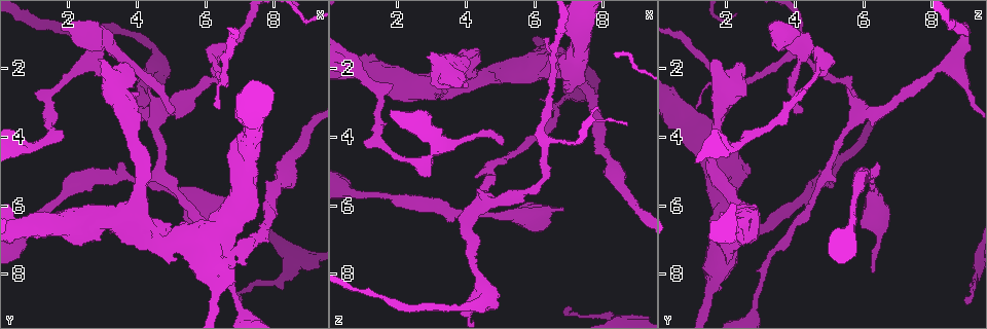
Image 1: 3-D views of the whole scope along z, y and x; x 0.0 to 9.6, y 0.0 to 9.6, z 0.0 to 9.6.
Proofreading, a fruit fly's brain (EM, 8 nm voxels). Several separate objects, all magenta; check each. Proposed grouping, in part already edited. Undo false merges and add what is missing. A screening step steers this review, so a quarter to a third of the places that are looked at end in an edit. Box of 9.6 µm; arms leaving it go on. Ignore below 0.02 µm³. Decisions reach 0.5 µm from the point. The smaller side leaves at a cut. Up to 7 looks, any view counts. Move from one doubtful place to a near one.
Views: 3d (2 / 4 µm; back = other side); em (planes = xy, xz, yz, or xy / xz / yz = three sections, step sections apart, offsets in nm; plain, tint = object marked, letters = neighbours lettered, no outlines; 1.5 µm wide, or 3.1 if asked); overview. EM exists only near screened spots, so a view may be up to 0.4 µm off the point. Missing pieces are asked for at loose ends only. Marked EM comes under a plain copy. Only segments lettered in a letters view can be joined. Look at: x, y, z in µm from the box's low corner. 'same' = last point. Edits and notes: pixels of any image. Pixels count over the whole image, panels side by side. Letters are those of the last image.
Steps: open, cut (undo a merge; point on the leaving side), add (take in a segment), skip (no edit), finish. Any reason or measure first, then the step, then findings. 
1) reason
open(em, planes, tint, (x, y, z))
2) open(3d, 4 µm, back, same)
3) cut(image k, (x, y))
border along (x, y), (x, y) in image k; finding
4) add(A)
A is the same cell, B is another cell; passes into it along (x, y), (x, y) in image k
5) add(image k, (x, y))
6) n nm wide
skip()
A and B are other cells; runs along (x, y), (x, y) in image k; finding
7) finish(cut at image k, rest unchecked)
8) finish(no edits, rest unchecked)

tapers out
open(em, planes, letters, (7.00, 8.90, 8.95))

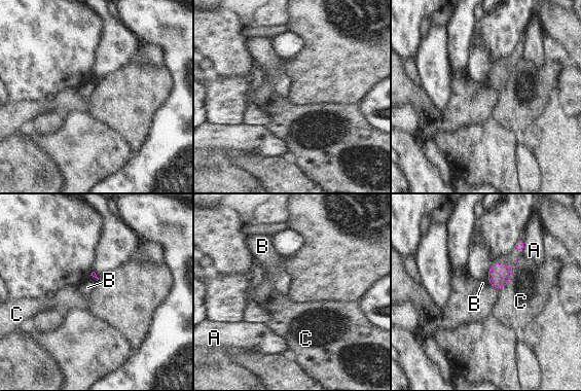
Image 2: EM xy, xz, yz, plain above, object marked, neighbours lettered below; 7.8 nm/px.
skip()
A, B and C are other cells; border along (487, 277), (489, 284) in image 2; no lettered segment goes on from it

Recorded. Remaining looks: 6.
branch stops here
open(em, xy, step 8, tint, (5.00, 3.25, 4.20))

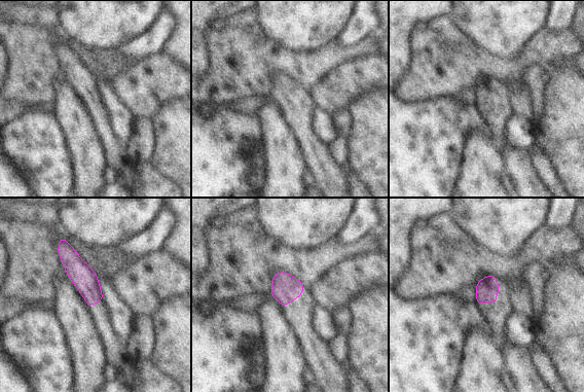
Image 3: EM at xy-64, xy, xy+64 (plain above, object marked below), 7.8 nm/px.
open(em, planes, letters, same)

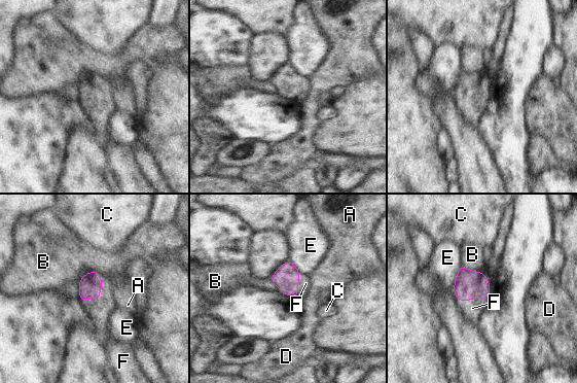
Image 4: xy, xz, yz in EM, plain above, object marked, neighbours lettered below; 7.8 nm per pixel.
add(F)
F is the same cell, A, B, C, D and E are other cells; passes into it along (89, 286), (99, 297), (102, 310) in image 4; it goes on there

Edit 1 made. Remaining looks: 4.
a narrow waist
open(3d, 4 µm, (1.45, 0.75, 8.65))

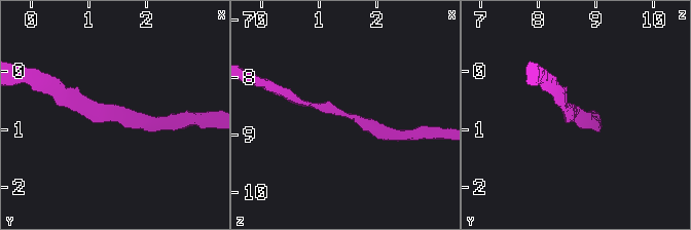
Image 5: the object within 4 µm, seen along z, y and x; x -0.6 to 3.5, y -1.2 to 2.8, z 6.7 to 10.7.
arms of 180, 220 nm
open(em, xz, step 4, letters, (1.45, 0.70, 8.65))

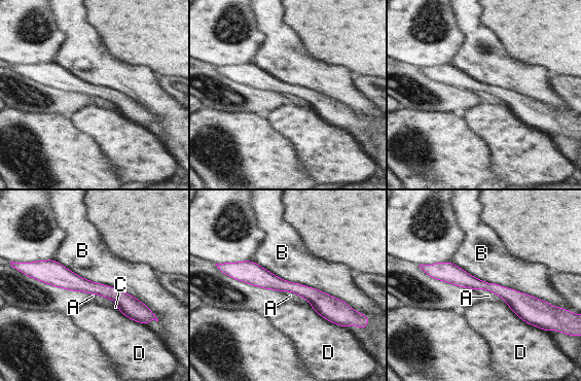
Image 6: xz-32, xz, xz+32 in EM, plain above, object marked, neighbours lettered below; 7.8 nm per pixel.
skip()
A, B, C and D are other cells; runs along (31, 273), (112, 292), (147, 312) in image 6; continuous, no second cell

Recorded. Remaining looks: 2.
finish(add at image 4, rest unchecked)

